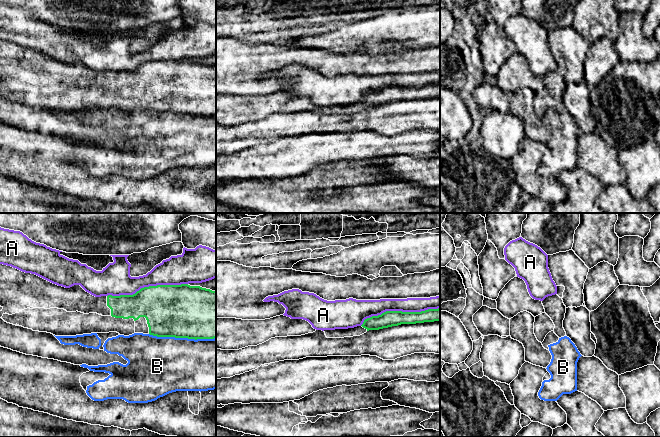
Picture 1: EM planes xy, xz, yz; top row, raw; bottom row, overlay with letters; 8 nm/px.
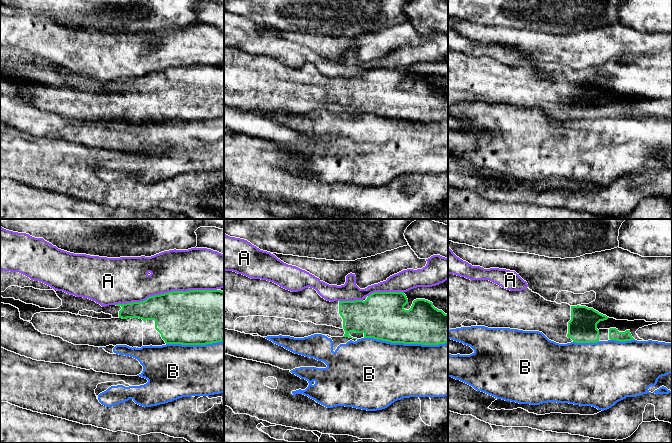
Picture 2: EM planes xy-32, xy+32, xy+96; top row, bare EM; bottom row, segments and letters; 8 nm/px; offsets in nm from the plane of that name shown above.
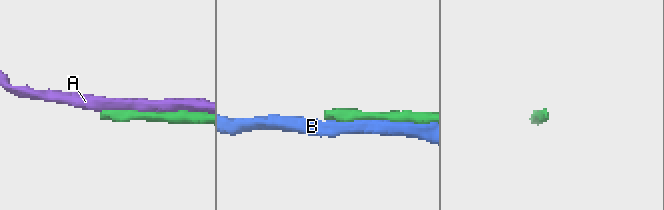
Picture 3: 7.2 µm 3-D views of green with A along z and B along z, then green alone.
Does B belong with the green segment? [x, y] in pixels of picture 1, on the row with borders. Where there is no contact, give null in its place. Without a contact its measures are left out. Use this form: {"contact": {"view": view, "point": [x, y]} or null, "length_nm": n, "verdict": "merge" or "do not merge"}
{"contact": {"view": "xy", "point": [182, 337]}, "length_nm": 550, "verdict": "do not merge"}

